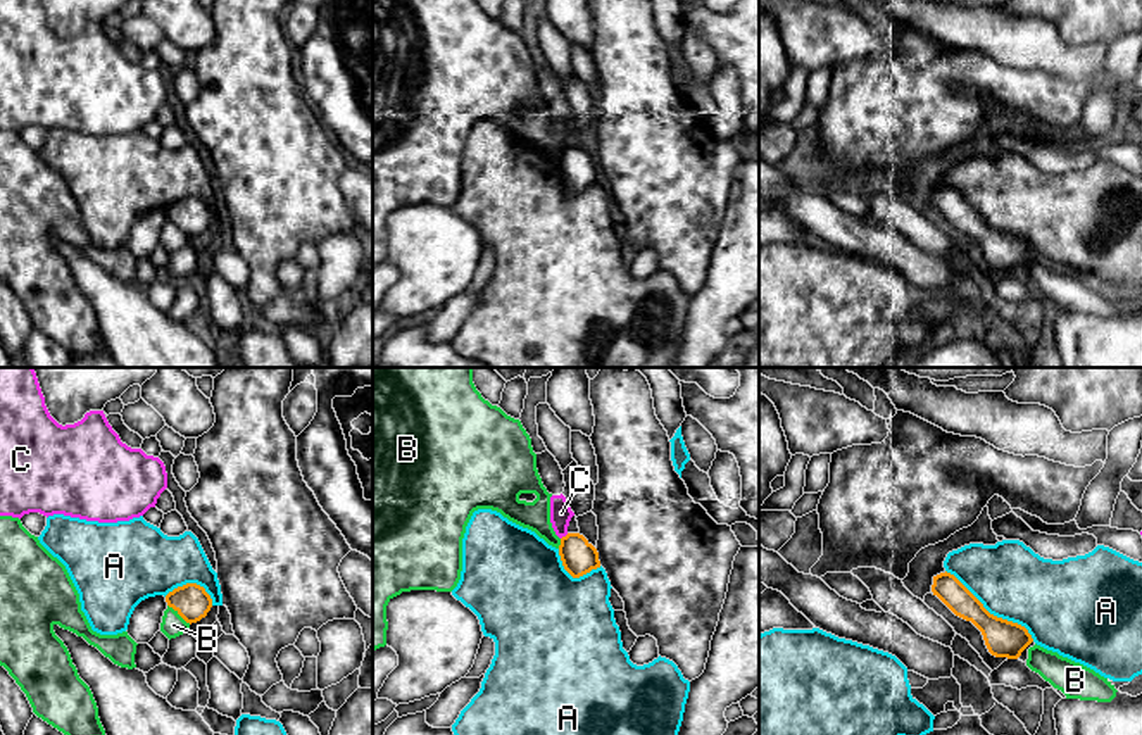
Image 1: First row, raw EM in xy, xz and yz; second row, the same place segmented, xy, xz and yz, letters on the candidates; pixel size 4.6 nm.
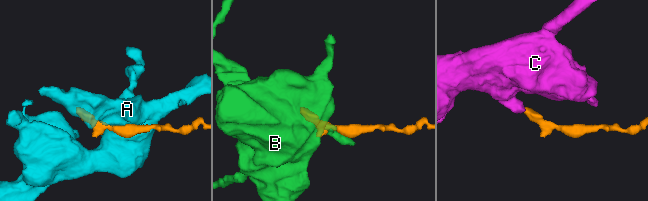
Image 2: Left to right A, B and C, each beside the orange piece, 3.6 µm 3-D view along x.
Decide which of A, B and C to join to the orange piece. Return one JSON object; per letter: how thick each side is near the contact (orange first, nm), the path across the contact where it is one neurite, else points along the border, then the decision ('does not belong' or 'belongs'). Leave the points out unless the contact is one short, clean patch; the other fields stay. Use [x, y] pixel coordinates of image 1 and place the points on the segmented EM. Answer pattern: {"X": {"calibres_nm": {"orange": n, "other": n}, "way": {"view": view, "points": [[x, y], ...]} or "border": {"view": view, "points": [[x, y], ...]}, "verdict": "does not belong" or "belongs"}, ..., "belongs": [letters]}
{"A": {"calibres_nm": {"orange": 180, "other": 340}, "verdict": "does not belong"}, "B": {"calibres_nm": {"orange": 160, "other": 110}, "verdict": "does not belong"}, "C": {"calibres_nm": {"orange": 160, "other": 100}, "border": {"view": "xz", "points": [[568, 533], [561, 539]]}, "verdict": "does not belong"}, "belongs": []}

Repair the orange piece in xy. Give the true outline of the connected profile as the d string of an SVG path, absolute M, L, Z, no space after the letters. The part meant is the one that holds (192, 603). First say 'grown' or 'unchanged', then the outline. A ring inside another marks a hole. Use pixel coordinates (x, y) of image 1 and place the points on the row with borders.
unchanged | M197 583L174 588L166 595L166 602L190 625L205 618L212 607L210 595Z

